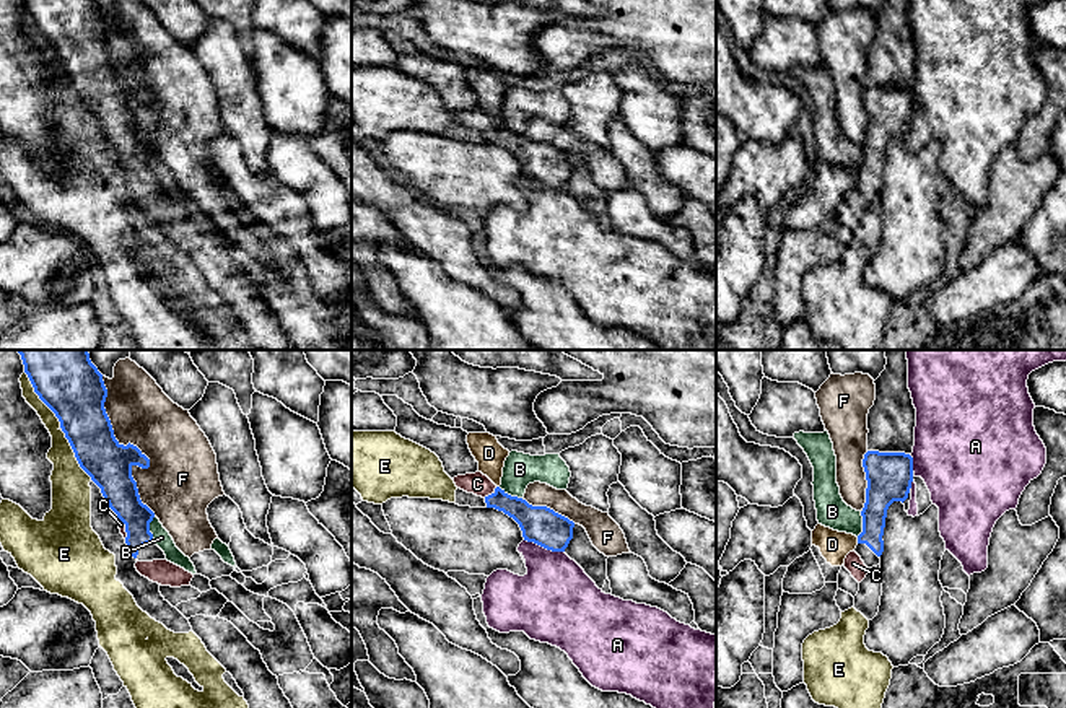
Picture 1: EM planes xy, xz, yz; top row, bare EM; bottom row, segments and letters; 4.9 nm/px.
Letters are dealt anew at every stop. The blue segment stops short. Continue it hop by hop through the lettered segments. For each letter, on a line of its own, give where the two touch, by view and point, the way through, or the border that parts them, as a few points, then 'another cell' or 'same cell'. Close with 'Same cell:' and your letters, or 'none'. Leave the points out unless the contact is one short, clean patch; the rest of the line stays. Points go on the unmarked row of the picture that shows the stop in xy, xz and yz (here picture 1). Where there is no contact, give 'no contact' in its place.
A: contact xz (544, 183); another cell
B: contact xy (148, 165); border xy (155, 152), (150, 158), (153, 178); another cell
C: contact xz (492, 129); same cell
D: contact yz (858, 176); another cell
E: contact xy (39, 33); another cell
F: contact xy (137, 83); another cell
Same cell: C

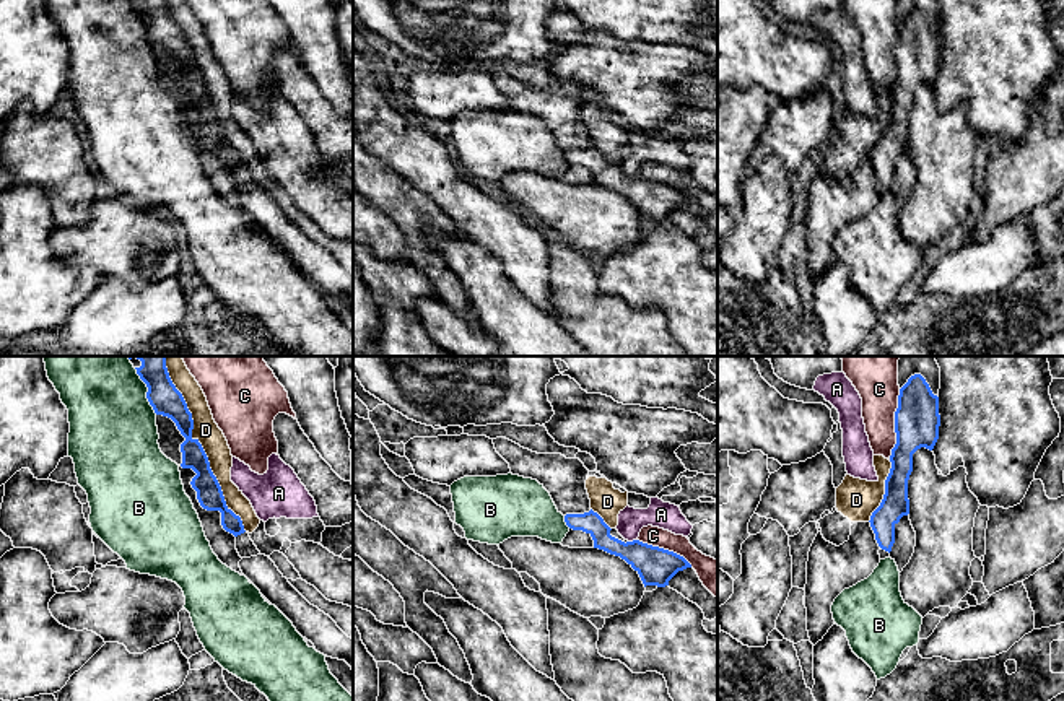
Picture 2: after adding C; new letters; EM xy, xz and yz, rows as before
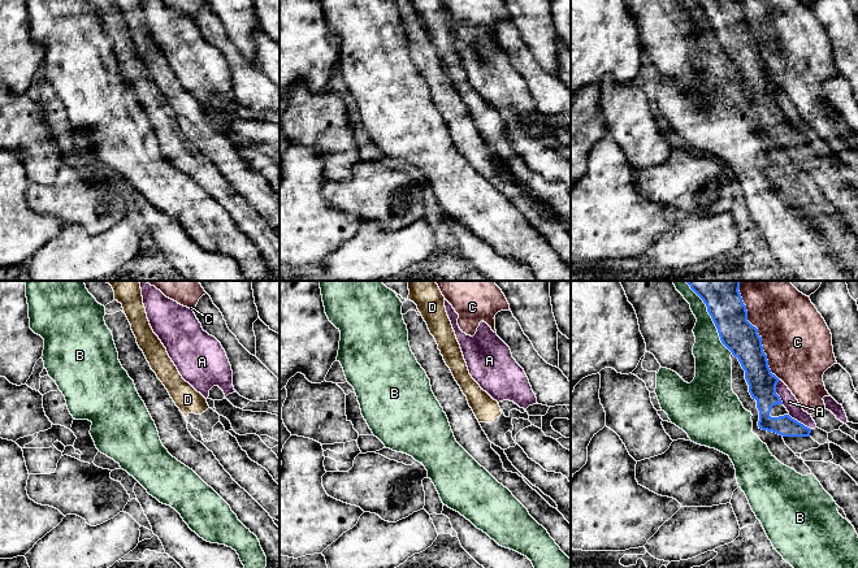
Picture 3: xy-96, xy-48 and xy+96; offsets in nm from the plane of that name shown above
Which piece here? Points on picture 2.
A: contact xz (633, 176); border xz (636, 174), (628, 178); another cell
B: contact xy (148, 26); another cell
C: contact yz (895, 60); another cell
D: contact xy (202, 83); another cell
Same cell: none

